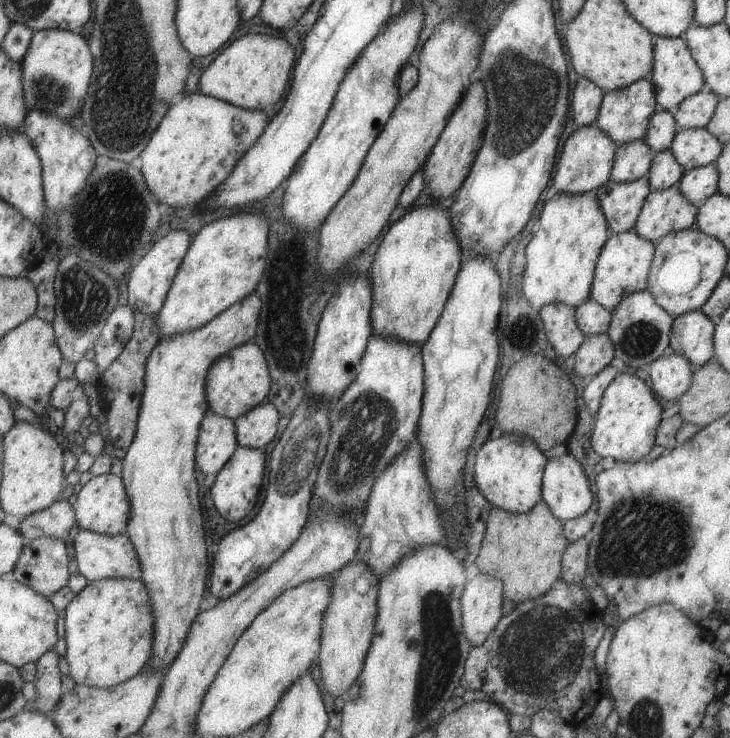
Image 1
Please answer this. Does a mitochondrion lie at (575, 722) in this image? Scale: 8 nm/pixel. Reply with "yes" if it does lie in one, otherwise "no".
no

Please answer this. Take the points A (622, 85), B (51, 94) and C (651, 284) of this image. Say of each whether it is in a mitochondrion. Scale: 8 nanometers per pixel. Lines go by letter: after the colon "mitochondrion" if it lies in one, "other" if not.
A: other
B: mitochondrion
C: other

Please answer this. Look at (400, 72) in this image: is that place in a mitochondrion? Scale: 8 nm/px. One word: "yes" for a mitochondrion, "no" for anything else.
no

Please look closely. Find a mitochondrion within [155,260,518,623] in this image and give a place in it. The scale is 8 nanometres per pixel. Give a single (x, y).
(369, 424)

